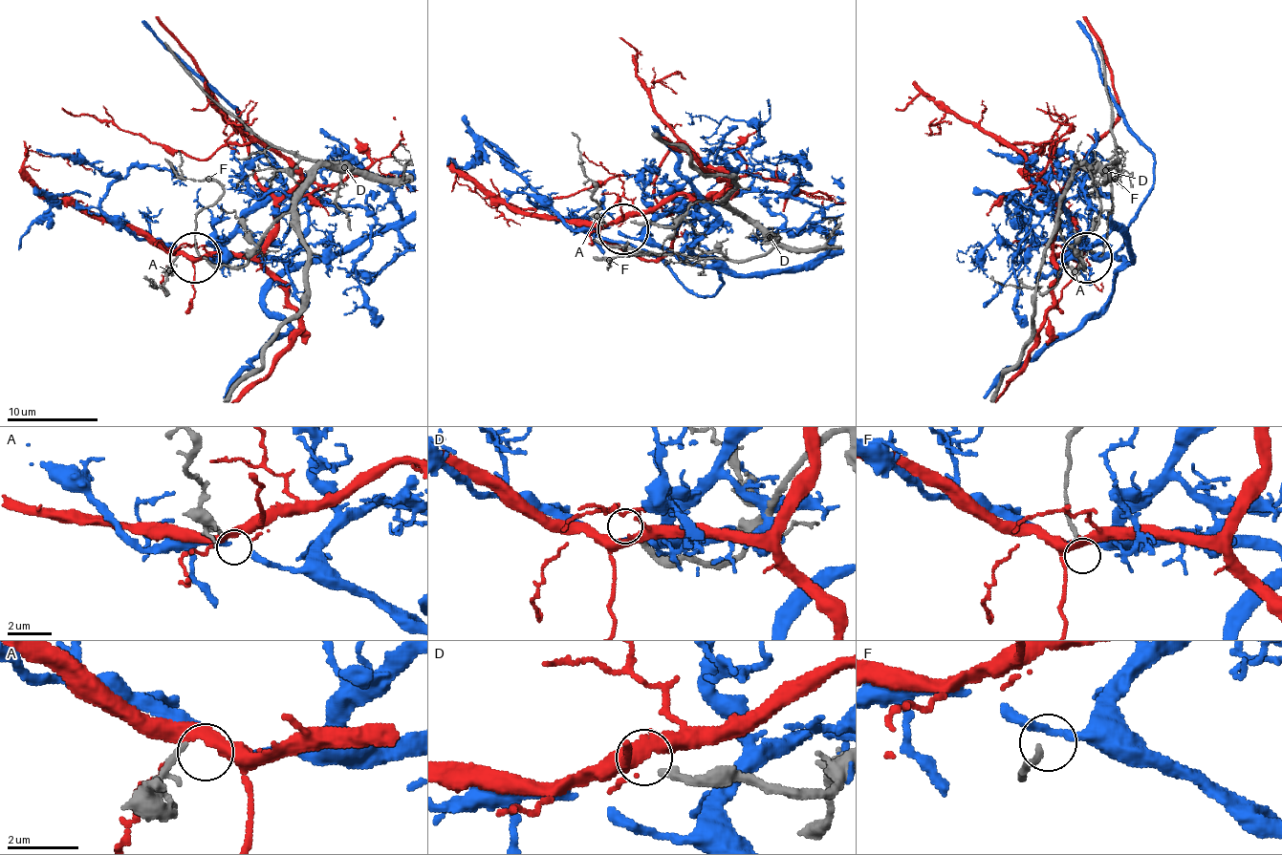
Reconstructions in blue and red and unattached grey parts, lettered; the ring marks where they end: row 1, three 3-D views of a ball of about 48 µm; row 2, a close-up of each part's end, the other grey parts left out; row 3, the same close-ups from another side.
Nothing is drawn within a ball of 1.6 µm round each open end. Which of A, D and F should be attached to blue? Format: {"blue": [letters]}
{"blue": ["A"]}

